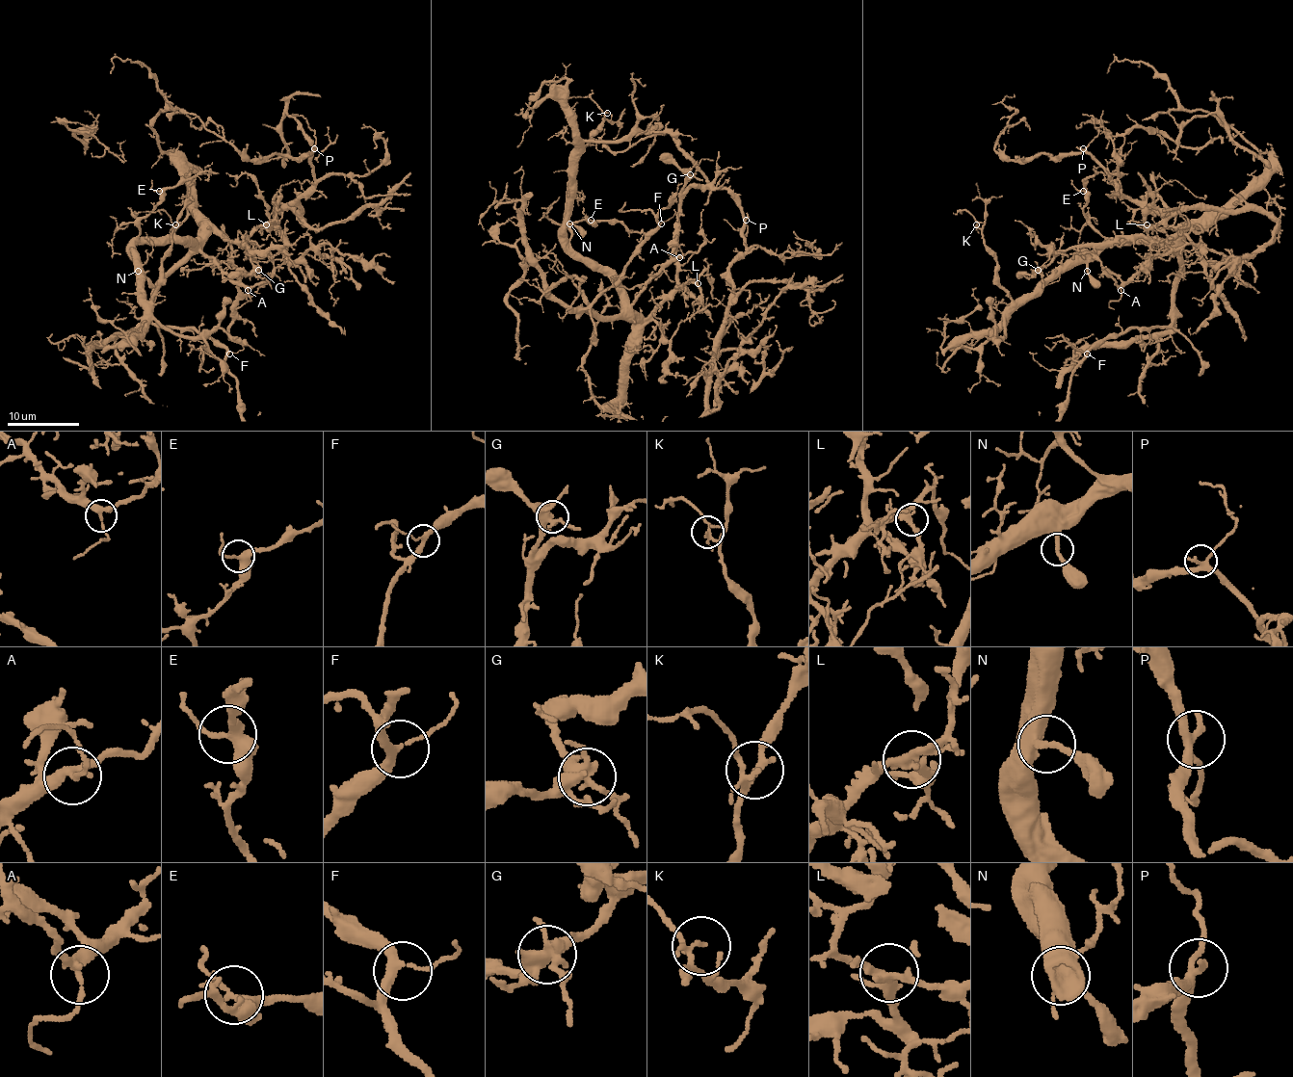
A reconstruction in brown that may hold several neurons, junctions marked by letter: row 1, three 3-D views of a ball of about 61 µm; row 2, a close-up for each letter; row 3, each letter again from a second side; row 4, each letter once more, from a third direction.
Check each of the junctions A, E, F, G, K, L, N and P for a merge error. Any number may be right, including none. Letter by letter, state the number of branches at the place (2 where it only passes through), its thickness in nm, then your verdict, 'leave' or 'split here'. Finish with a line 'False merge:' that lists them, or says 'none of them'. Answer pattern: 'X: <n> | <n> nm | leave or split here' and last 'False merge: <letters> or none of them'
A: 3 | 280 nm | leave
E: 3 | 300 nm | leave
F: 3 | 260 nm | leave
G: 5 | 420 nm | leave
K: 3 | 130 nm | leave
L: 3 | 280 nm | leave
N: 2 | 200 nm | leave
P: 3 | 280 nm | leave
False merge: none of them

